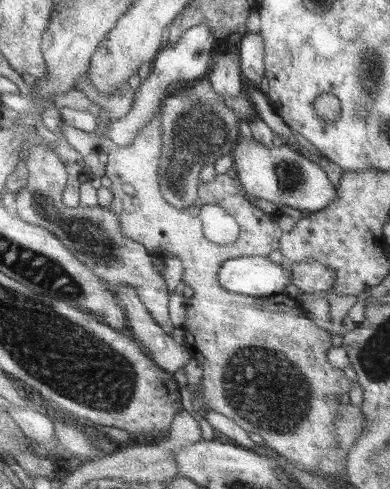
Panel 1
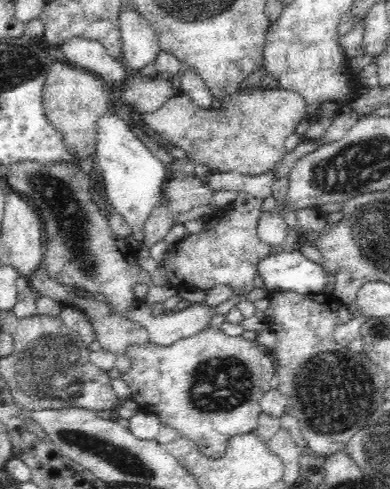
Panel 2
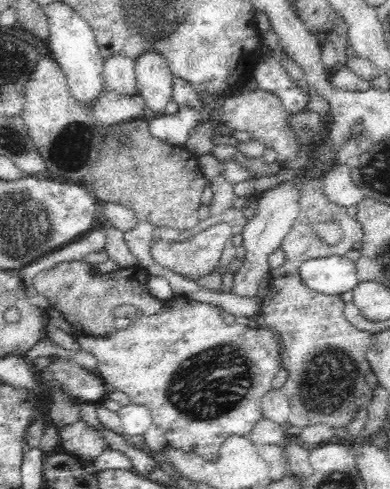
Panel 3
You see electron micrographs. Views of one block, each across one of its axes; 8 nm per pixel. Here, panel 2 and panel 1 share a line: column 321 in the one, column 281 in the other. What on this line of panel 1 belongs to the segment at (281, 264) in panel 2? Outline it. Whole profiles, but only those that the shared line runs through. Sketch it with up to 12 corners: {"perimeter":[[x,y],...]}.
{"perimeter":[[263,256],[227,260],[221,284],[285,296],[293,270]]}

